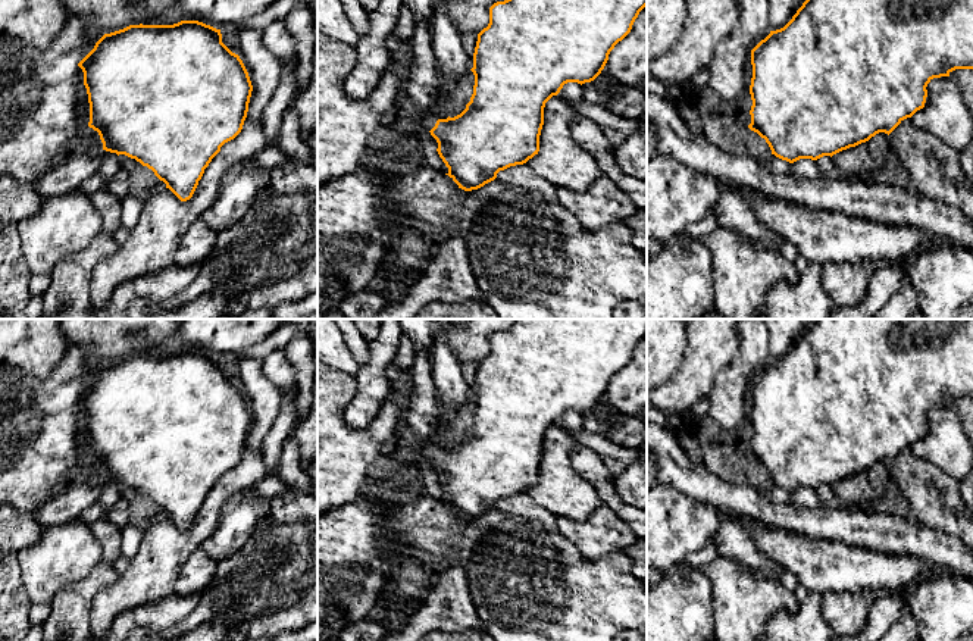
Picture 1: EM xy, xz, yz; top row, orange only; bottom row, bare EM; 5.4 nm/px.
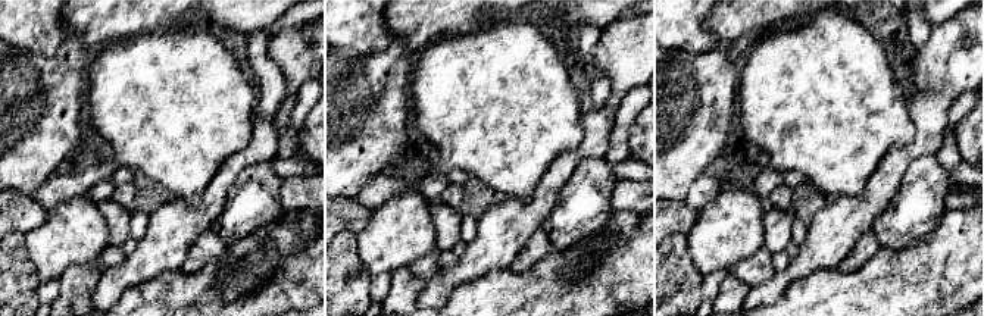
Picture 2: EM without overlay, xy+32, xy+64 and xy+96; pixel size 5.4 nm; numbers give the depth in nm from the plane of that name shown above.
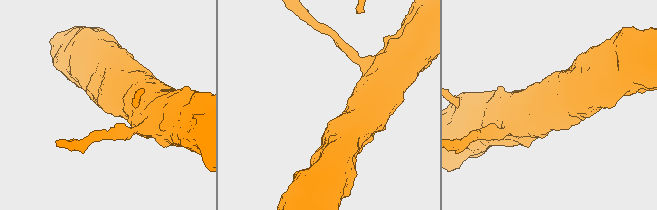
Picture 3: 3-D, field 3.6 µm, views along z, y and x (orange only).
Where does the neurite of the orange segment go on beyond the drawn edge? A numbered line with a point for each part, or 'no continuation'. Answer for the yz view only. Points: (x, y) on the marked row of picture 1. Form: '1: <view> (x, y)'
no continuation

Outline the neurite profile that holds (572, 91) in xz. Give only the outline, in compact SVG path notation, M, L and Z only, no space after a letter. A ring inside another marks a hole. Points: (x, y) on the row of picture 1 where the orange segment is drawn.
M567 82L560 90L559 96L561 96L570 101L581 100L582 99L582 85L578 82Z

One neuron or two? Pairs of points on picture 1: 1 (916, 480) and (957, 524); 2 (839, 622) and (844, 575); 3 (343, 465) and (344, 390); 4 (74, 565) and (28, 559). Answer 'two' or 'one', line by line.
1: one
2: two
3: one
4: one

